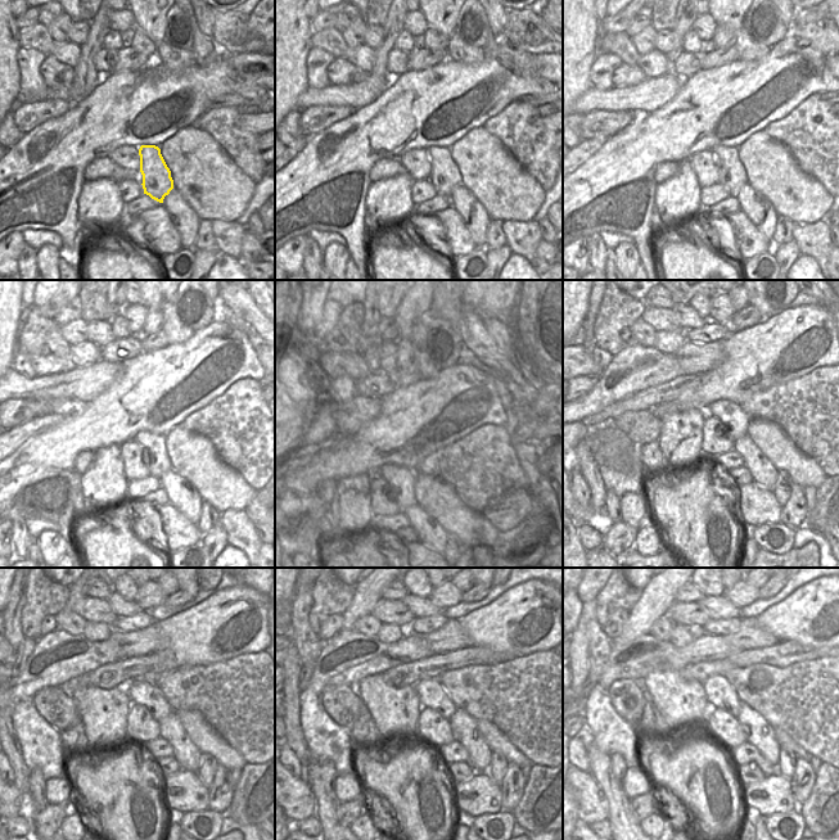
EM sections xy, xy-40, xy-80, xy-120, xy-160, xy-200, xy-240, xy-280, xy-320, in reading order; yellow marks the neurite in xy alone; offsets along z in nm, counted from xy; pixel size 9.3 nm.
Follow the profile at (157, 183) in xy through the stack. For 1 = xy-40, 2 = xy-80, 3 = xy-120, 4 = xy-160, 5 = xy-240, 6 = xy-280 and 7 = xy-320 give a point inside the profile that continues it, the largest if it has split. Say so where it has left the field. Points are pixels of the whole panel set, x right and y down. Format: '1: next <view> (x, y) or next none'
1: next xy-40 (445, 176)
2: next xy-80 (733, 175)
3: next xy-120 (159, 463)
4: next xy-160 (442, 437)
5: next xy-240 (147, 694)
6: next xy-280 (431, 692)
7: next xy-320 (718, 691)

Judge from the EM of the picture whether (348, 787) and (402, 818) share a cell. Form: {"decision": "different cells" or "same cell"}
{"decision": "different cells"}

